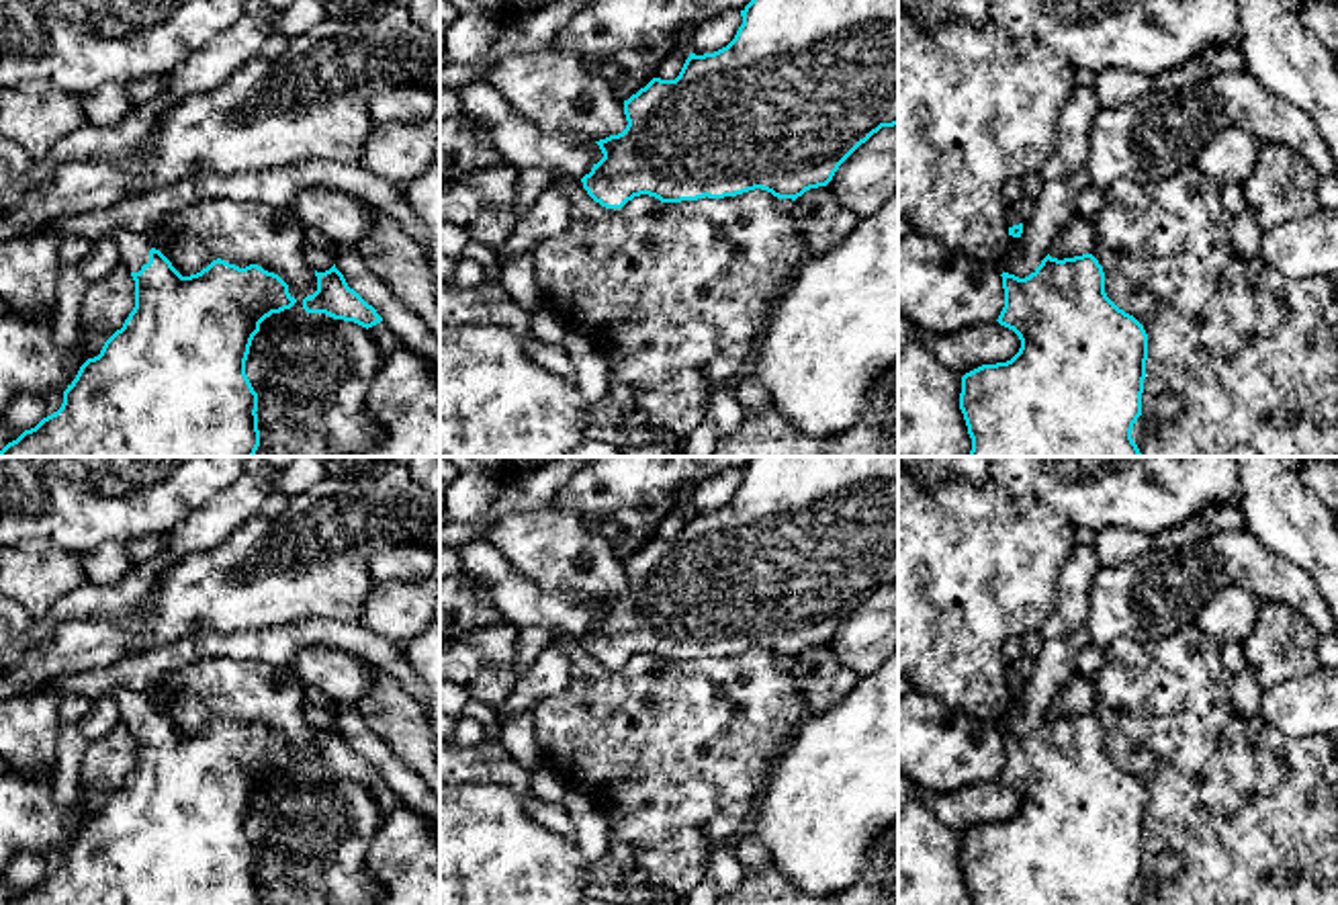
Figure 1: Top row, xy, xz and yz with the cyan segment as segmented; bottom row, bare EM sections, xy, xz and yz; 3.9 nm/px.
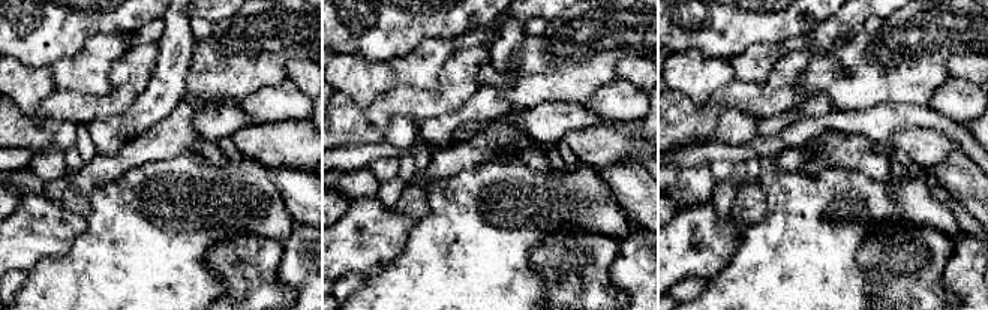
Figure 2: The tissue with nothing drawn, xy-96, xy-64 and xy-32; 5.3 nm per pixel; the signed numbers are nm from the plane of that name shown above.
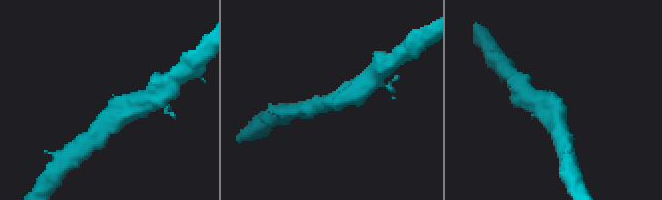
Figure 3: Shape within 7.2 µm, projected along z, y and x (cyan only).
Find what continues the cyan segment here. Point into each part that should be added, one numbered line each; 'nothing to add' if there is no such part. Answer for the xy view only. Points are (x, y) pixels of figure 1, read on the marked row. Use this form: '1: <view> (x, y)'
1: xy (134, 248)

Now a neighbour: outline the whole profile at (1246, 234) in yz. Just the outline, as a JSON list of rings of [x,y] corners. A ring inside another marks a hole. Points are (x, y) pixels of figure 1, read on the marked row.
[[[1244,207],[1238,215],[1234,215],[1232,244],[1240,256],[1258,256],[1260,238],[1262,229],[1256,223],[1252,207]]]

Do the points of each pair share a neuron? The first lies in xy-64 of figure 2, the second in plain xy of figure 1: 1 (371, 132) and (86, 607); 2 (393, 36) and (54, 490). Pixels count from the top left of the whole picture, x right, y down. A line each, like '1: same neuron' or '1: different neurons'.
1: same neuron
2: same neuron

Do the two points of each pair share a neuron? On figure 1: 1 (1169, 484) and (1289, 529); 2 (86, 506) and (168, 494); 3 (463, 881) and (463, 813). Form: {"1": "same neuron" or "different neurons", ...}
{"1": "different neurons", "2": "same neuron", "3": "same neuron"}

